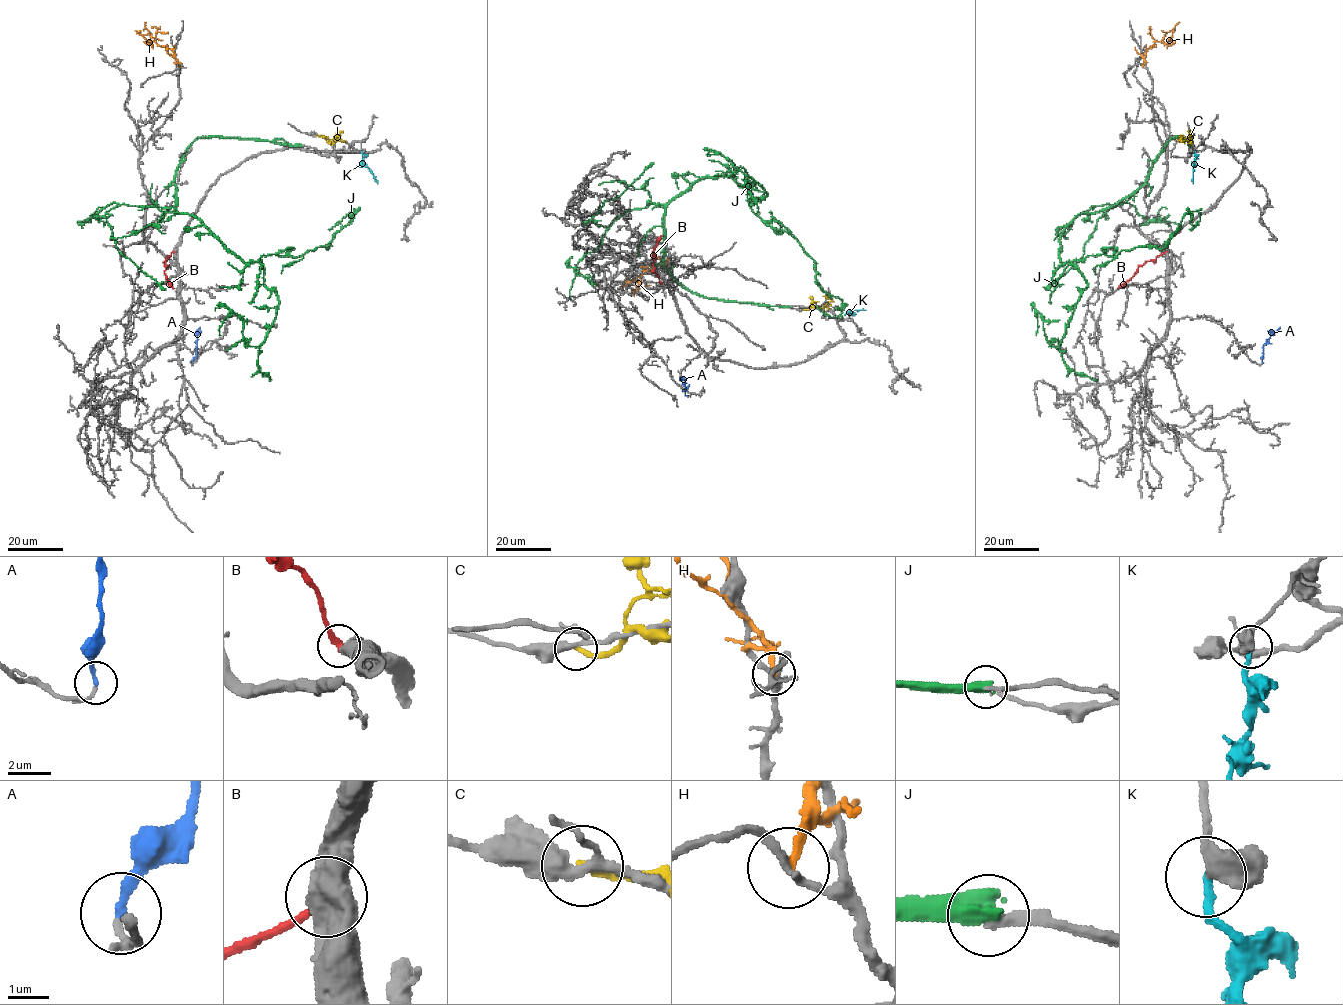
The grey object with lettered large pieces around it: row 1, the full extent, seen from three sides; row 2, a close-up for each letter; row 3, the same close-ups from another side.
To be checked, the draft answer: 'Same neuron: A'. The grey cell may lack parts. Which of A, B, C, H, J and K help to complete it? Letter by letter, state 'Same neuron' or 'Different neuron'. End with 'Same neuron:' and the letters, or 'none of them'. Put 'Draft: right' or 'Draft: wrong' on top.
Draft: right
A: Same neuron
B: Different neuron
C: Different neuron
H: Different neuron
J: Different neuron
K: Different neuron
Same neuron: A

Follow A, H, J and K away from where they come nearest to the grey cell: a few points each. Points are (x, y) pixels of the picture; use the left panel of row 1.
A: (192, 362), (196, 354), (199, 327)
H: (179, 66), (173, 51), (155, 41), (151, 43), (145, 22)
J: (300, 145), (198, 137), (178, 165), (175, 210), (194, 215), (245, 262), (327, 248), (354, 211), (328, 229)
K: (361, 151), (362, 162), (377, 183)

